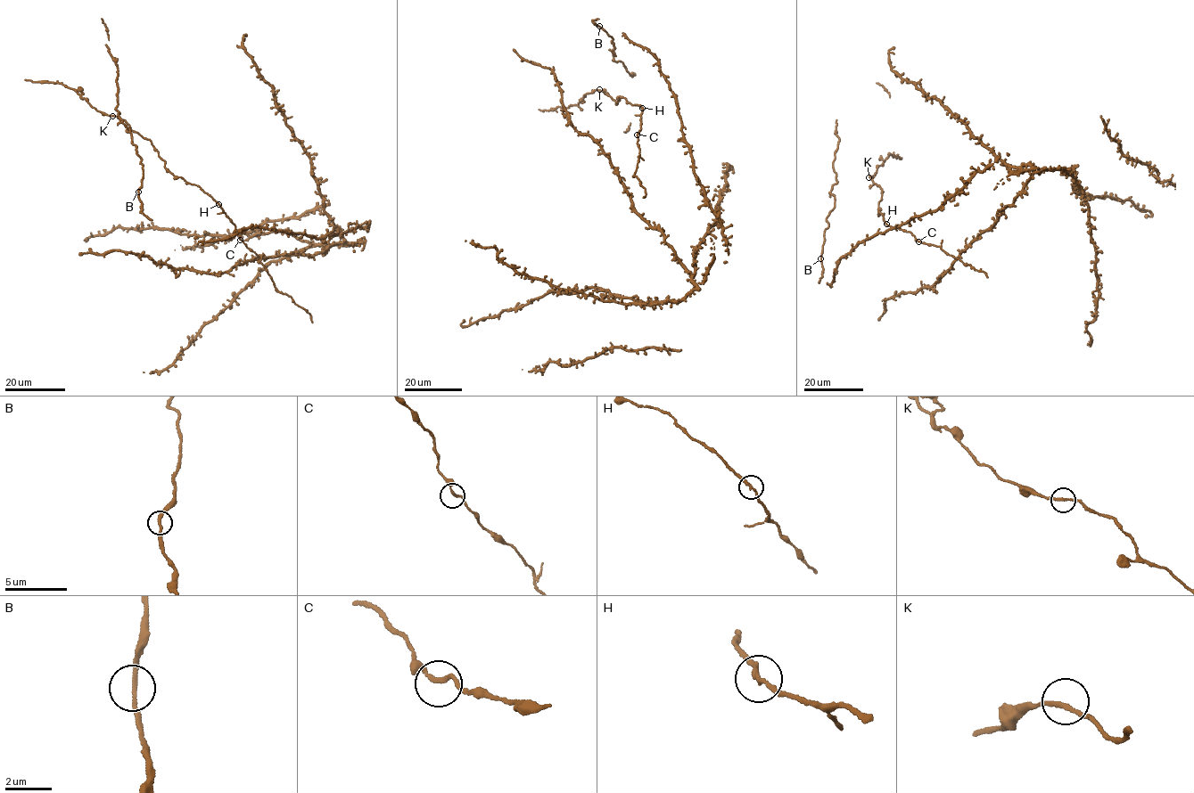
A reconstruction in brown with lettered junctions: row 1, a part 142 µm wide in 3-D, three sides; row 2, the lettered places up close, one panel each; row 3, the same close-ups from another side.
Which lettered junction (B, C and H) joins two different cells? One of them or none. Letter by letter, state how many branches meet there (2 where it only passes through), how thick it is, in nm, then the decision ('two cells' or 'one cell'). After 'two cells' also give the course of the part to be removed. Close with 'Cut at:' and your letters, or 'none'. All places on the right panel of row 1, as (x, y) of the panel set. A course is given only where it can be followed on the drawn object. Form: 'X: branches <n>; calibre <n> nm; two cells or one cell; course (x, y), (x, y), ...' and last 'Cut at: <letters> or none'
B: branches 2; calibre 200 nm; one cell
C: branches 2; calibre 170 nm; one cell
H: branches 2; calibre 200 nm; one cell
Cut at: none

